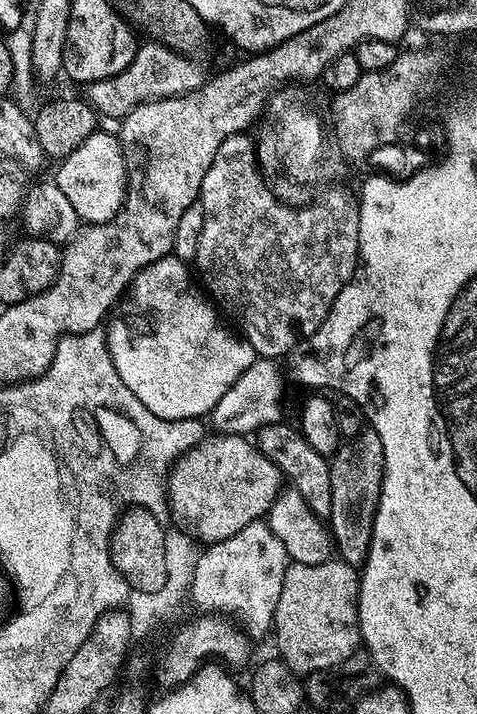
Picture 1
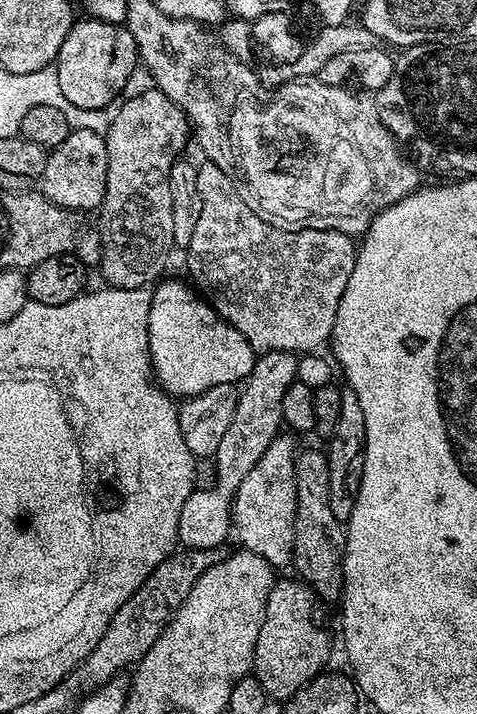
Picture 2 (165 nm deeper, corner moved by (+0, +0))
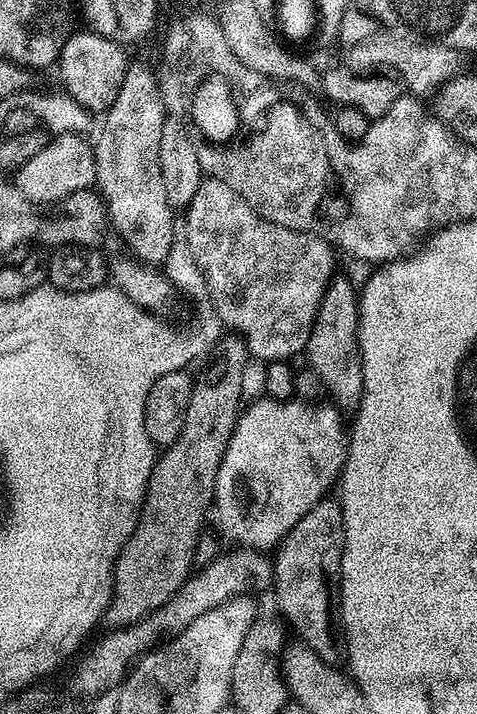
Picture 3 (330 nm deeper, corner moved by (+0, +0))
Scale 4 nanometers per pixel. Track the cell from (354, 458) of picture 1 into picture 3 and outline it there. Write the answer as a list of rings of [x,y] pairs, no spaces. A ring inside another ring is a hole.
[[[336,274],[329,279],[328,288],[324,291],[309,330],[304,352],[308,356],[307,367],[312,368],[318,378],[322,378],[322,386],[331,403],[341,413],[355,413],[364,397],[364,375],[360,361],[360,305],[357,289],[352,289],[346,277]]]

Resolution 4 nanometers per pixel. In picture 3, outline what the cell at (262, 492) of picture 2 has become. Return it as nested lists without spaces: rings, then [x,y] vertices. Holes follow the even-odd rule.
[[[259,399],[236,418],[236,429],[218,466],[214,513],[220,519],[221,530],[237,540],[237,545],[272,550],[319,500],[329,495],[328,487],[339,481],[346,455],[346,424],[340,421],[340,409],[331,402]]]

